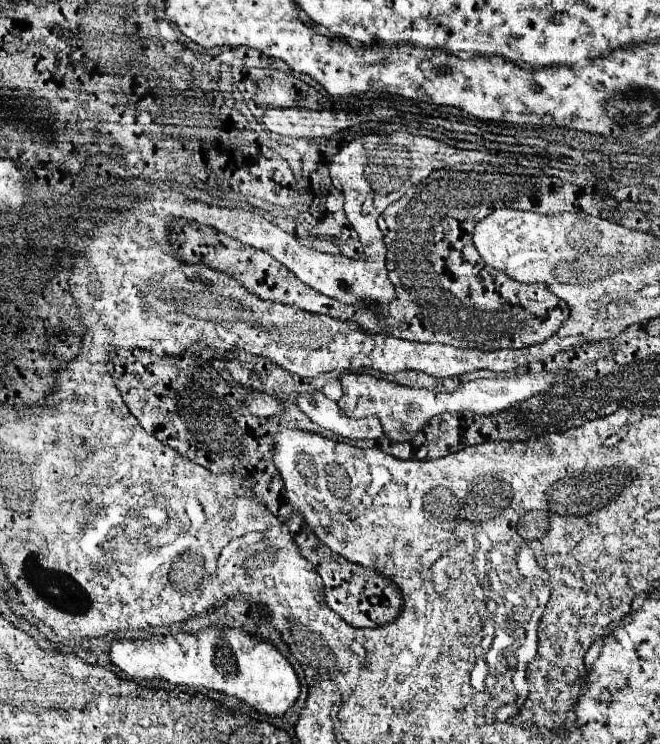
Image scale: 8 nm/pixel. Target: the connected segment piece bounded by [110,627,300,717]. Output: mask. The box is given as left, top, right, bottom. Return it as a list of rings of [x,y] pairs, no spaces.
[[[208,627],[192,635],[178,633],[146,641],[118,639],[112,641],[110,661],[130,679],[142,681],[148,687],[154,687],[156,679],[164,679],[184,689],[212,689],[236,697],[238,703],[268,717],[282,717],[294,707],[300,695],[300,681],[294,667],[274,645],[230,627]]]

